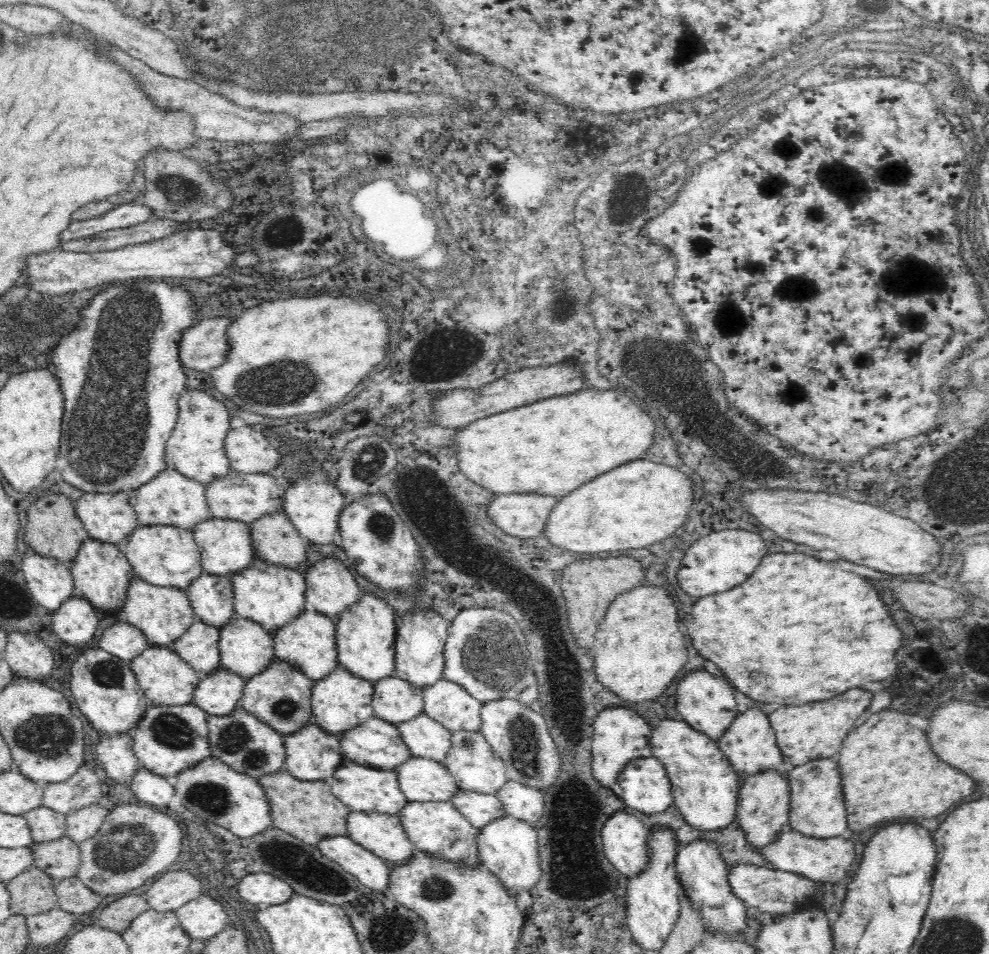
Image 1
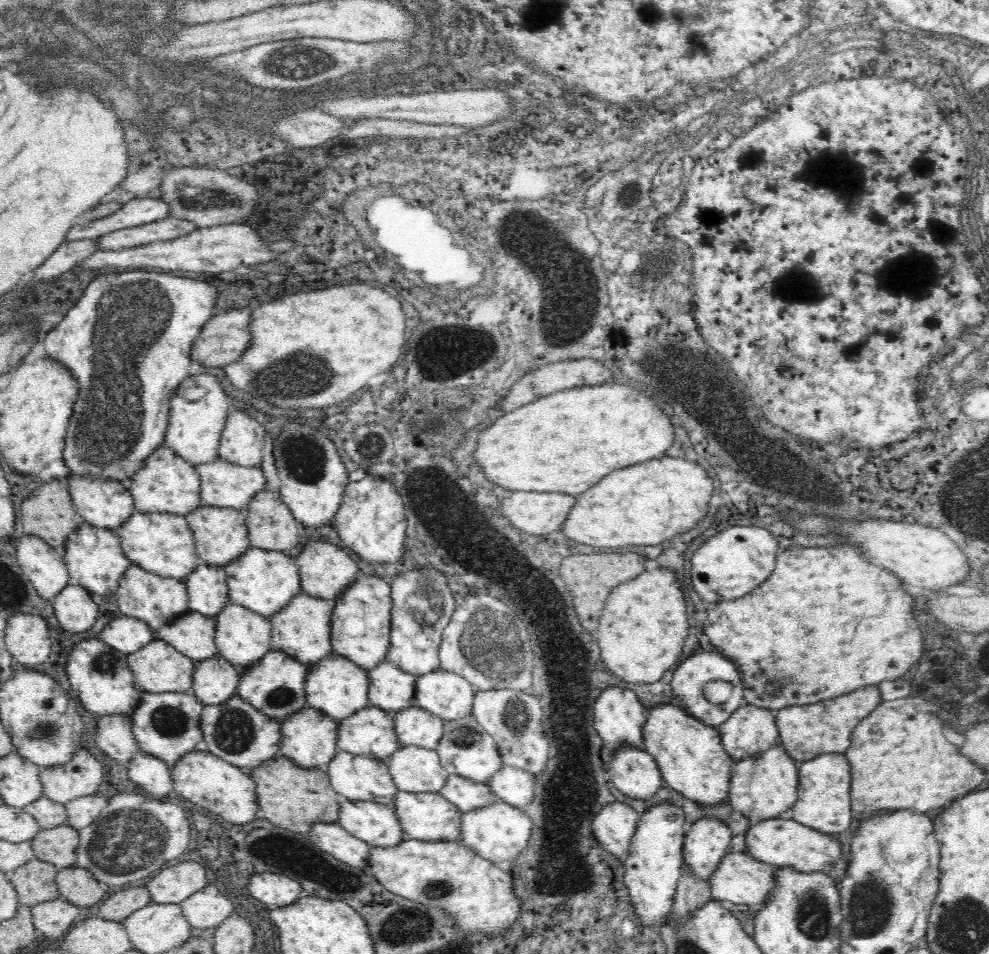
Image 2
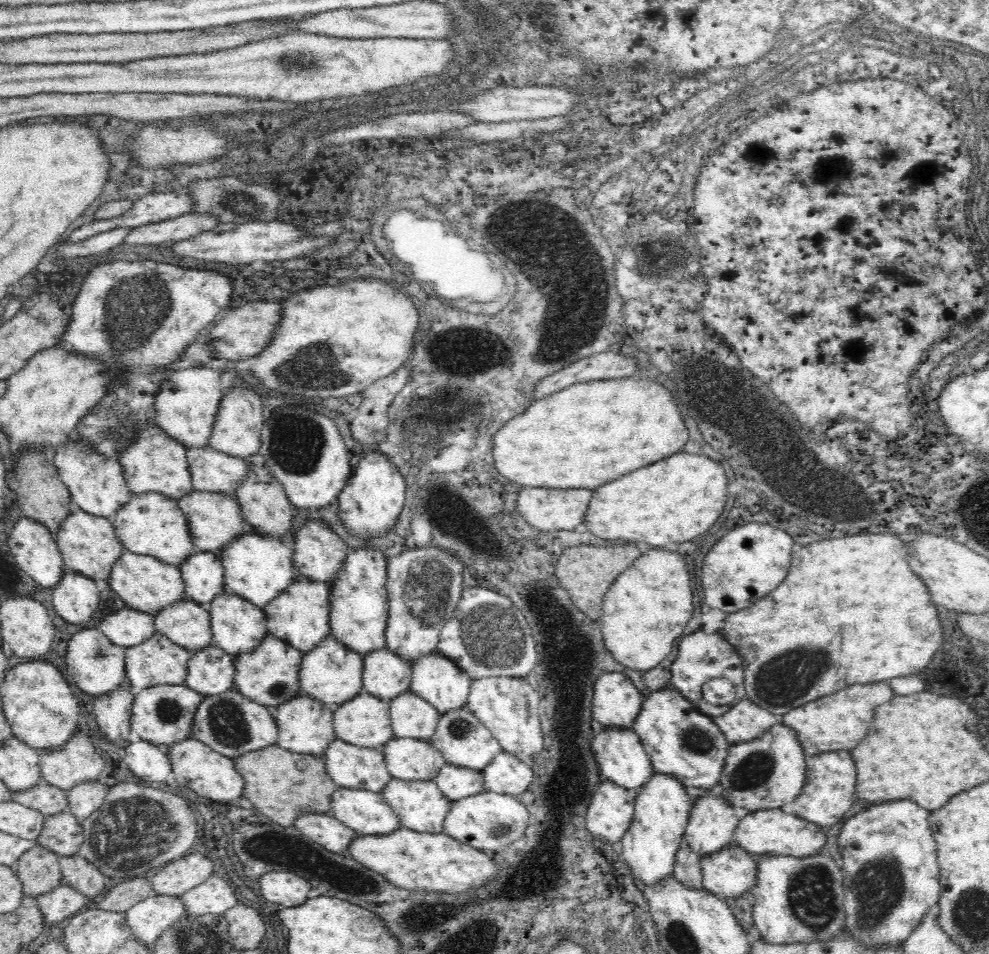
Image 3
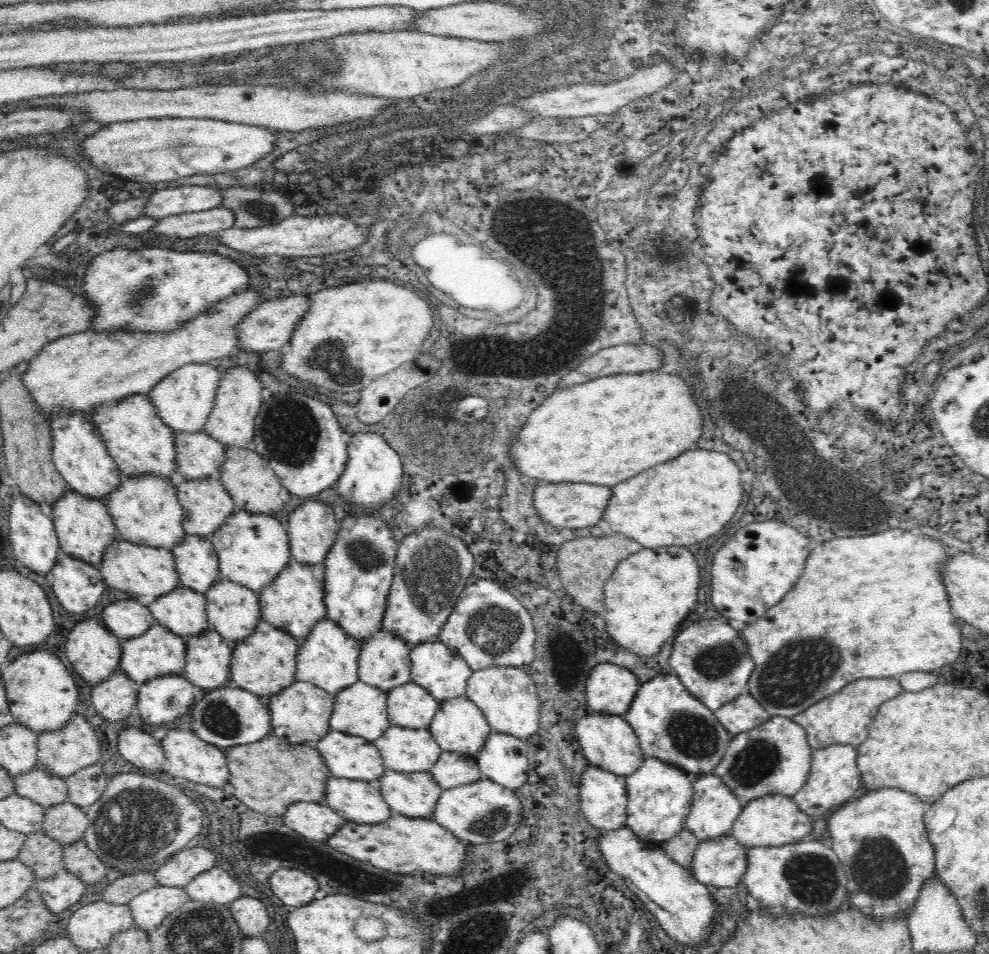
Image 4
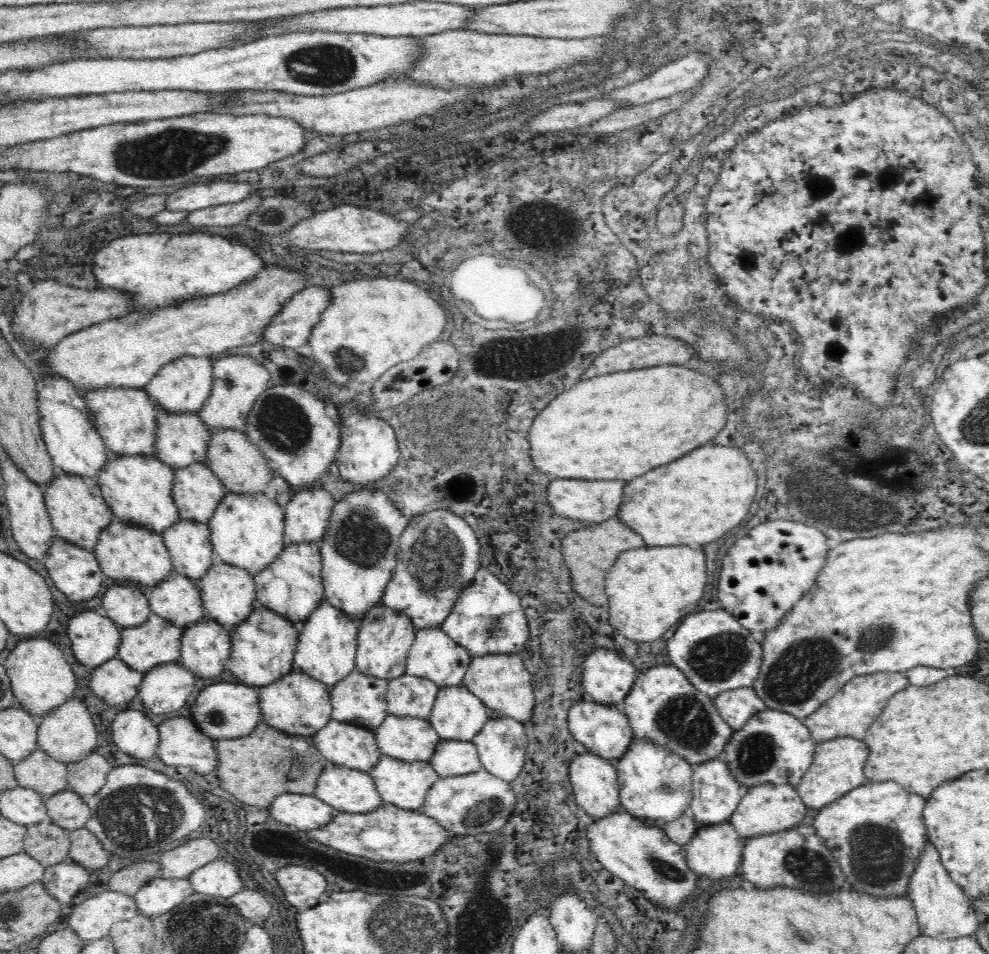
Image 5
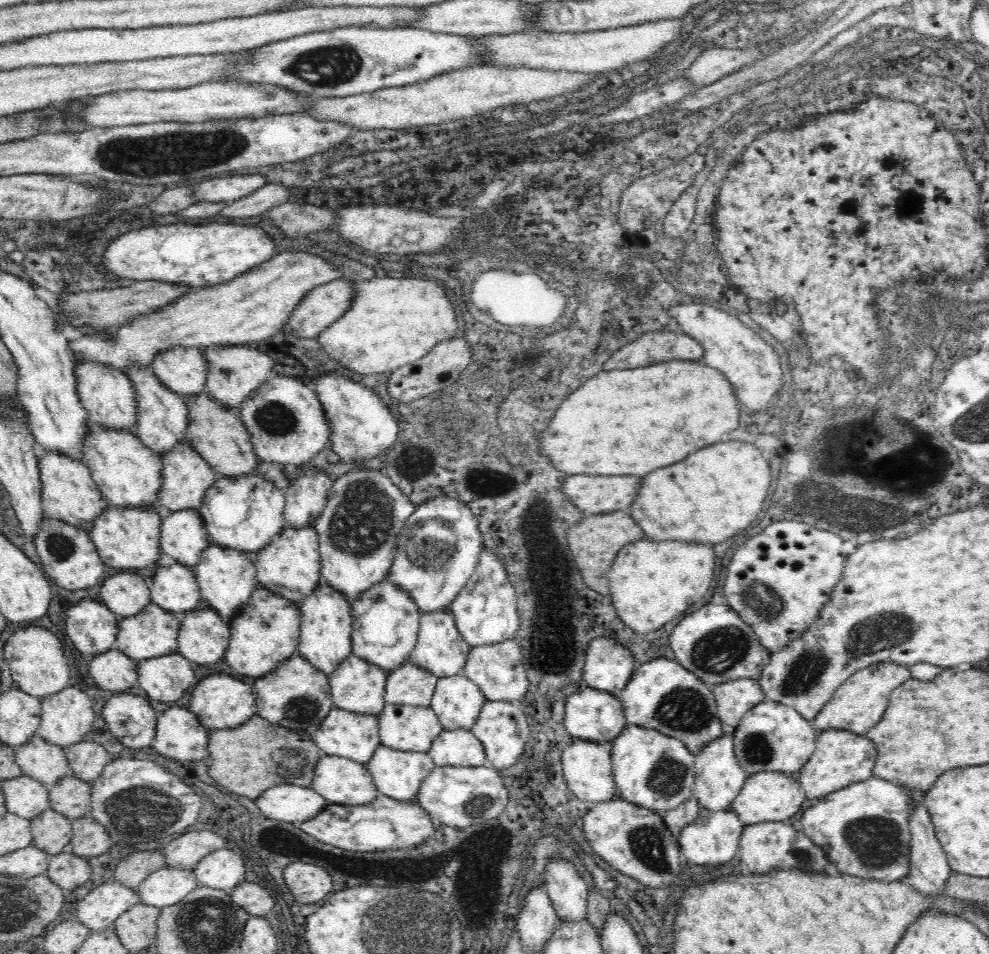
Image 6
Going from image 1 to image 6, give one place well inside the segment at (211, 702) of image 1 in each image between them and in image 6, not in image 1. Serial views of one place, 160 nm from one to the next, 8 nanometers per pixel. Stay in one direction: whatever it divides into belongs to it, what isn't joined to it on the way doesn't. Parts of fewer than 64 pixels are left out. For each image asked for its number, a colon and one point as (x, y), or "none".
2: (215, 680)
3: (211, 671)
4: (208, 657)
5: (206, 645)
6: (203, 637)

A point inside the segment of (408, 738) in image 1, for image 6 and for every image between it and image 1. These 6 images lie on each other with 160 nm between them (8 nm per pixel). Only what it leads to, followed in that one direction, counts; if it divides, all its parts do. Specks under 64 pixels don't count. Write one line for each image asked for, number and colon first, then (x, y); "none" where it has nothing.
2: (417, 727)
3: (411, 716)
4: (409, 706)
5: (413, 696)
6: (409, 685)

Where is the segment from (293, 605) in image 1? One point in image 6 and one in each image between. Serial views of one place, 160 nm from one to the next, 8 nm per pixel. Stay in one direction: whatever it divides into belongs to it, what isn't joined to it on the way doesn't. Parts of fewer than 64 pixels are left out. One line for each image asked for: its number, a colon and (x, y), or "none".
2: (264, 582)
3: (258, 568)
4: (252, 549)
5: (248, 530)
6: (246, 514)

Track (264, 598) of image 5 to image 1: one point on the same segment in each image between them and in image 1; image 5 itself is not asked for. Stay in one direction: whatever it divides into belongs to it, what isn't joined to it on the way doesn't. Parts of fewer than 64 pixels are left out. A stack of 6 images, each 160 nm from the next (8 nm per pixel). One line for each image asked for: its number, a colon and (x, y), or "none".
1: (308, 643)
2: (302, 630)
3: (300, 617)
4: (294, 602)

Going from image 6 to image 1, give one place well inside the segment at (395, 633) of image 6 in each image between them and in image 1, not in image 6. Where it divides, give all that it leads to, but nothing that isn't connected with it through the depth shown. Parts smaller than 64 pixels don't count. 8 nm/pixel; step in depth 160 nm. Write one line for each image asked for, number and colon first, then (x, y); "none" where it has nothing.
1: (395, 700)
2: (390, 688)
3: (386, 674)
4: (385, 660)
5: (384, 637)

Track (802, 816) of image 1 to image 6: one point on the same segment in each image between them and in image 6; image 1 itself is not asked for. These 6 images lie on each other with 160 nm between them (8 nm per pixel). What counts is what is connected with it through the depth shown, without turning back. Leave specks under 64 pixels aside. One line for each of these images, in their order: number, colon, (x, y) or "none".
2: (823, 803)
3: (828, 793)
4: (834, 777)
5: (837, 768)
6: (841, 757)

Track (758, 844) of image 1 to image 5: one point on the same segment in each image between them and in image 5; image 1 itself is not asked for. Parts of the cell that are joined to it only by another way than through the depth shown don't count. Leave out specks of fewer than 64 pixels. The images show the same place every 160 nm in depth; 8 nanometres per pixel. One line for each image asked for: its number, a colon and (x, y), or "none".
2: (763, 786)
3: (769, 772)
4: (774, 758)
5: (774, 746)

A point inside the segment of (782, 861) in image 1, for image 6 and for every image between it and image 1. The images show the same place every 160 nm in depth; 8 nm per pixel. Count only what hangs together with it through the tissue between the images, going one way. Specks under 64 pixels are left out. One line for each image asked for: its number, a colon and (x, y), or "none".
2: (778, 842)
3: (766, 831)
4: (776, 820)
5: (766, 808)
6: (767, 796)

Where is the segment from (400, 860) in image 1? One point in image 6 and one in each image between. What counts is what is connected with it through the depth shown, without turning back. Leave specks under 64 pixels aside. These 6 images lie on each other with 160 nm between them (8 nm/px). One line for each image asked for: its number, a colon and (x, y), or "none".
2: (376, 824)
3: (366, 812)
4: (358, 801)
5: (345, 790)
6: (339, 780)

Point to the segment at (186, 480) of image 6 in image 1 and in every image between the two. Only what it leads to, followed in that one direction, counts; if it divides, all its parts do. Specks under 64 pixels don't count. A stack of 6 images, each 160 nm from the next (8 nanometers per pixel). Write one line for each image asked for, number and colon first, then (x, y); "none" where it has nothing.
1: (225, 546)
2: (221, 535)
3: (215, 520)
4: (206, 504)
5: (197, 492)

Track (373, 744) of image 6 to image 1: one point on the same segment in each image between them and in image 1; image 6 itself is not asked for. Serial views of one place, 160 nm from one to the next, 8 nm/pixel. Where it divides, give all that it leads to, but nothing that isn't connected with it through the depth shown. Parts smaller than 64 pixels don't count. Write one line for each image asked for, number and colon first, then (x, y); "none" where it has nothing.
1: (362, 789)
2: (353, 777)
3: (349, 766)
4: (353, 757)
5: (342, 744)

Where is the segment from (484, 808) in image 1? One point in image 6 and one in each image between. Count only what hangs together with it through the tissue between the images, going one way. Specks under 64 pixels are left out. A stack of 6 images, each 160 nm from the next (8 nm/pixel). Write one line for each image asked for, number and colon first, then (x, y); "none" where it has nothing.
2: (466, 795)
3: (456, 783)
4: (452, 769)
5: (451, 758)
6: (459, 747)

